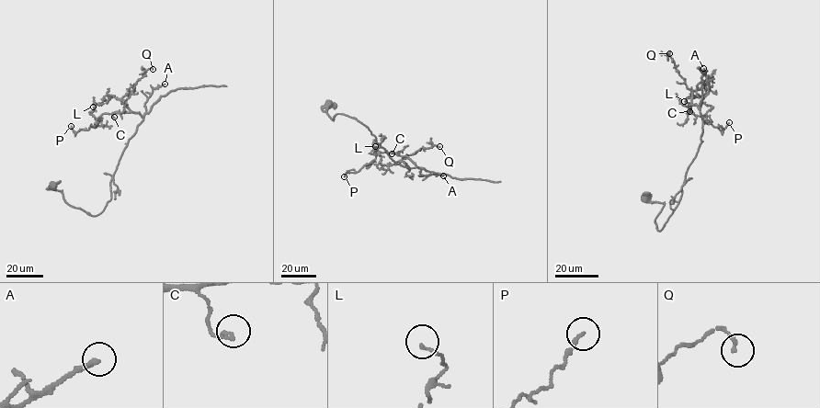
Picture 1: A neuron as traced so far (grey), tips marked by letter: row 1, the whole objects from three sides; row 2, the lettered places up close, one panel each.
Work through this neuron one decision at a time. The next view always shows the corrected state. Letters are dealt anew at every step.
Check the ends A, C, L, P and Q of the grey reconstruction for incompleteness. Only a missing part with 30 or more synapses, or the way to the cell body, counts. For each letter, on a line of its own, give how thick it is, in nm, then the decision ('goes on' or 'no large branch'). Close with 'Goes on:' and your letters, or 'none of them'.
A: 280 nm thick; no large branch
C: 160 nm thick; no large branch
L: 130 nm thick; no large branch
P: 160 nm thick; no large branch
Q: 150 nm thick; no large branch
Goes on: none of them

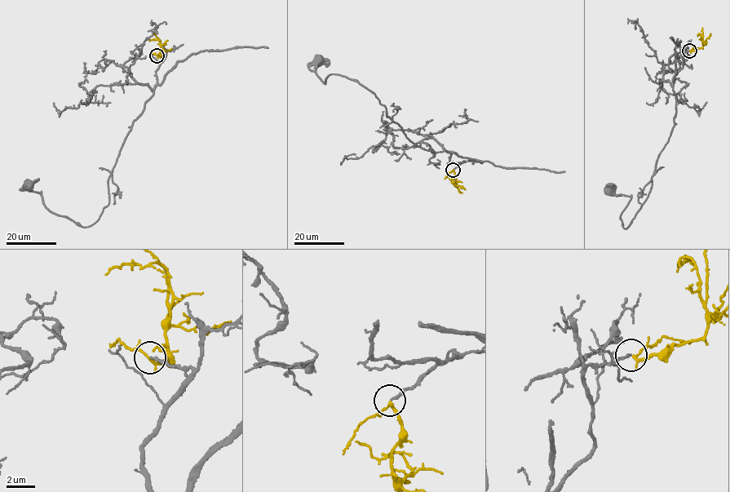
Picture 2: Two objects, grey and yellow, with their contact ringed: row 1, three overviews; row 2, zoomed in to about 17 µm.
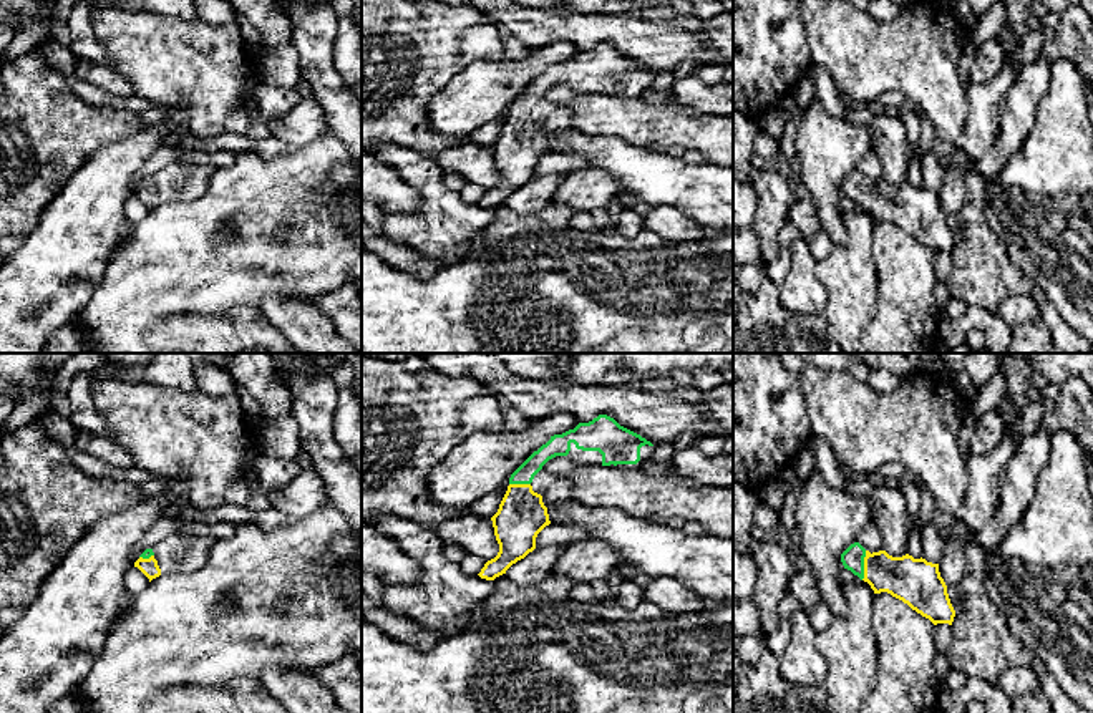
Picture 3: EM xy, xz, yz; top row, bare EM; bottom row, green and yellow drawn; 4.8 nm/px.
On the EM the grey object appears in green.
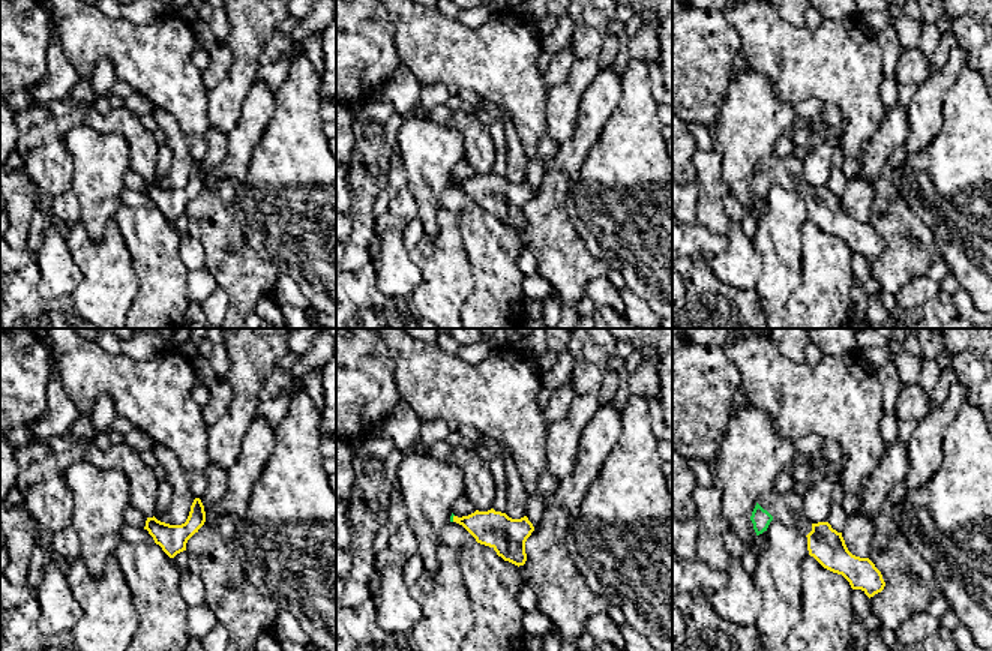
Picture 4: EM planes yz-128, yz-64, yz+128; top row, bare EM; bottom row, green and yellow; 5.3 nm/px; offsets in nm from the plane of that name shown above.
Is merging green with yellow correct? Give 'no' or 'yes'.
yes

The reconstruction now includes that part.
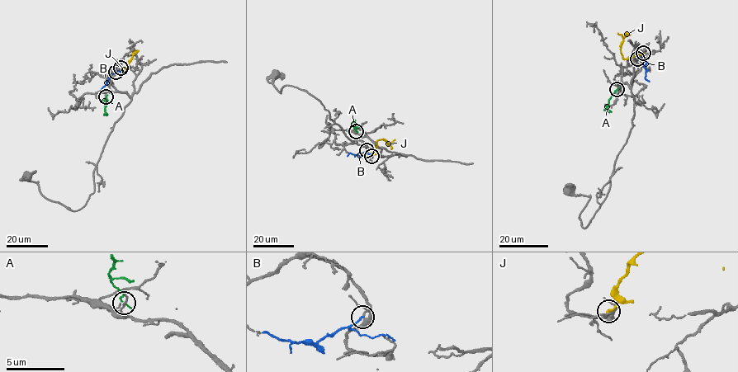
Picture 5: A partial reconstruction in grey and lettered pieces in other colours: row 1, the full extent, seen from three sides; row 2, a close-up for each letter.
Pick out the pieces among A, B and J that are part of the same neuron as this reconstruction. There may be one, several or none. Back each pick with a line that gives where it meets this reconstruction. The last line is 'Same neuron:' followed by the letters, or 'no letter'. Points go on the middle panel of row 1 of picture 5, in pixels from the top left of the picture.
B: (366, 150)
Same neuron: B

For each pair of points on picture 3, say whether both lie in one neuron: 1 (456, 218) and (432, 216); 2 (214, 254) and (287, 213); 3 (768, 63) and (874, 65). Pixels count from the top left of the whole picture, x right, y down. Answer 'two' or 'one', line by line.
1: one
2: one
3: two

